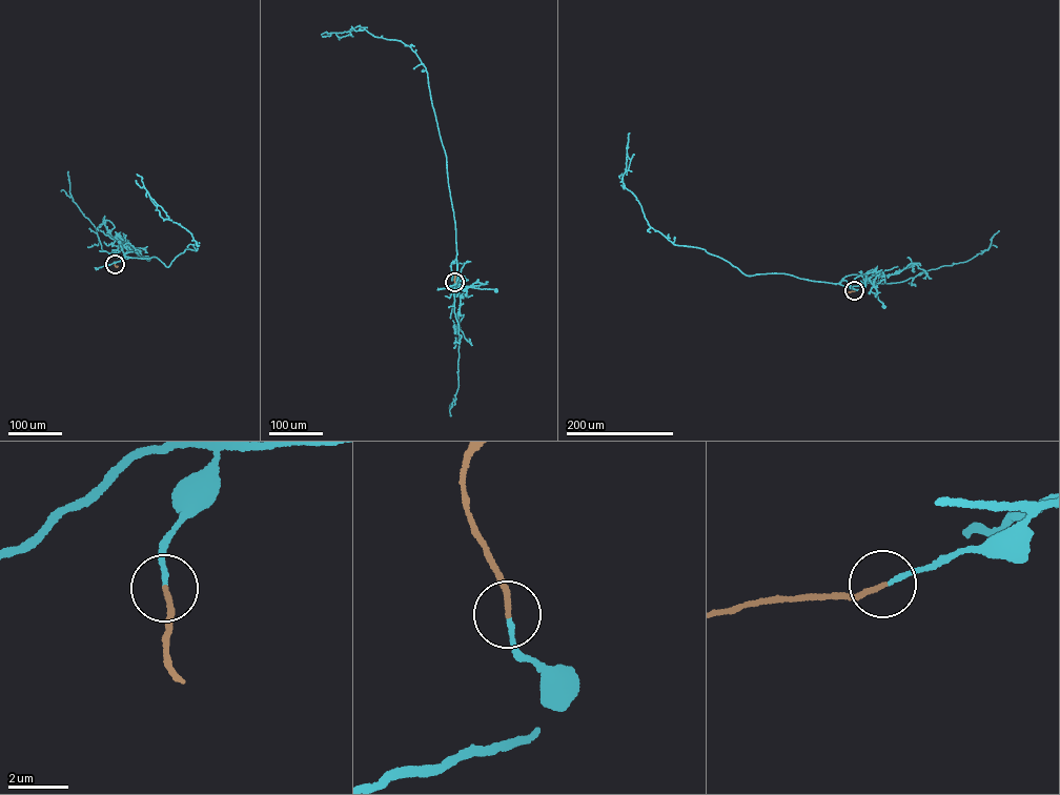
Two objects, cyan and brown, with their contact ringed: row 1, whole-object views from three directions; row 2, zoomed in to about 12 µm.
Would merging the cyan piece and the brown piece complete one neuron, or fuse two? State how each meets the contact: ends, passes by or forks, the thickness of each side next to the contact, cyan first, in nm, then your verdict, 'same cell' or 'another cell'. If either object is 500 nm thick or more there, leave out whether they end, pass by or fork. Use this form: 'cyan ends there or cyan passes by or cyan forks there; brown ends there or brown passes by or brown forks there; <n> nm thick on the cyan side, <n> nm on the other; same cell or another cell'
cyan ends there; brown ends there; 130 nm thick on the cyan side, 160 nm on the other; same cell

